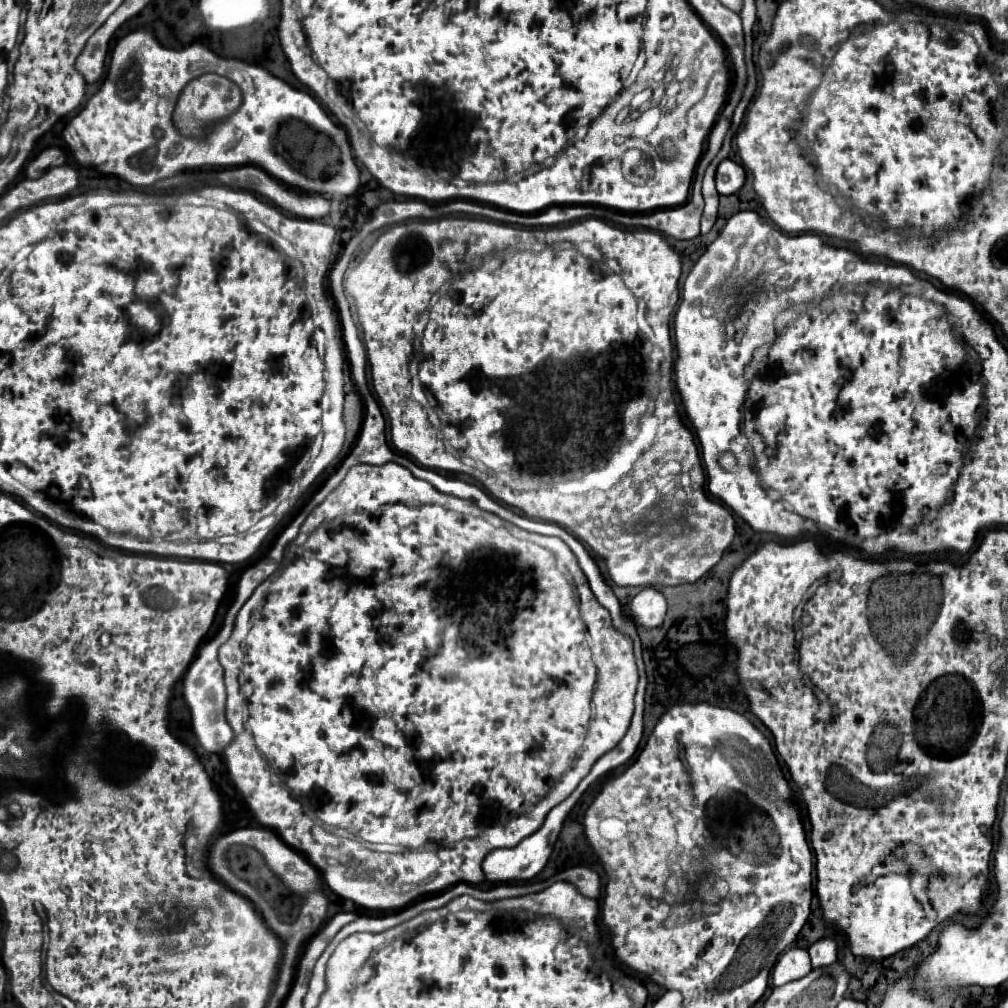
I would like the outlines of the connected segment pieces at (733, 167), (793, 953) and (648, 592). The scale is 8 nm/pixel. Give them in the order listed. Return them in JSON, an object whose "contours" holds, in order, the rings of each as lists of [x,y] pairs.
{"contours":[[[[725,159],[719,165],[715,179],[717,179],[717,191],[721,195],[733,195],[745,185],[745,169],[739,163]]],[[[793,947],[789,949],[775,965],[773,969],[773,985],[785,985],[789,981],[795,981],[799,977],[805,977],[811,971],[811,959],[807,949]]],[[[645,587],[641,593],[637,593],[631,601],[631,611],[633,619],[637,619],[639,625],[643,627],[657,627],[661,625],[665,611],[667,611],[667,601],[661,591],[653,587]]]]}

